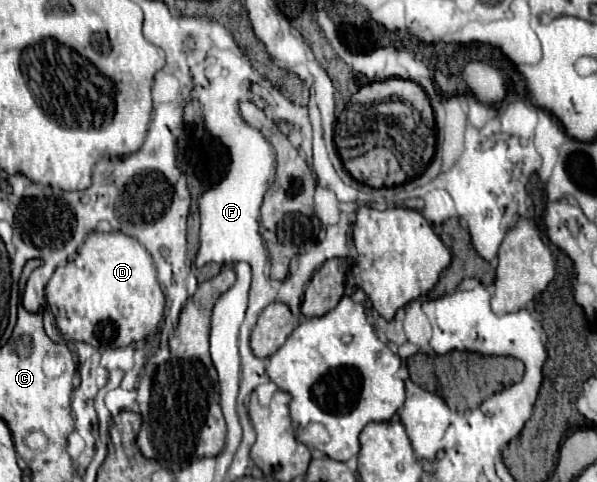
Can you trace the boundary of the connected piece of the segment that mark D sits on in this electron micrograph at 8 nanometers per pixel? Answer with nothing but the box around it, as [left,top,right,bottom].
[46,232,166,348]

